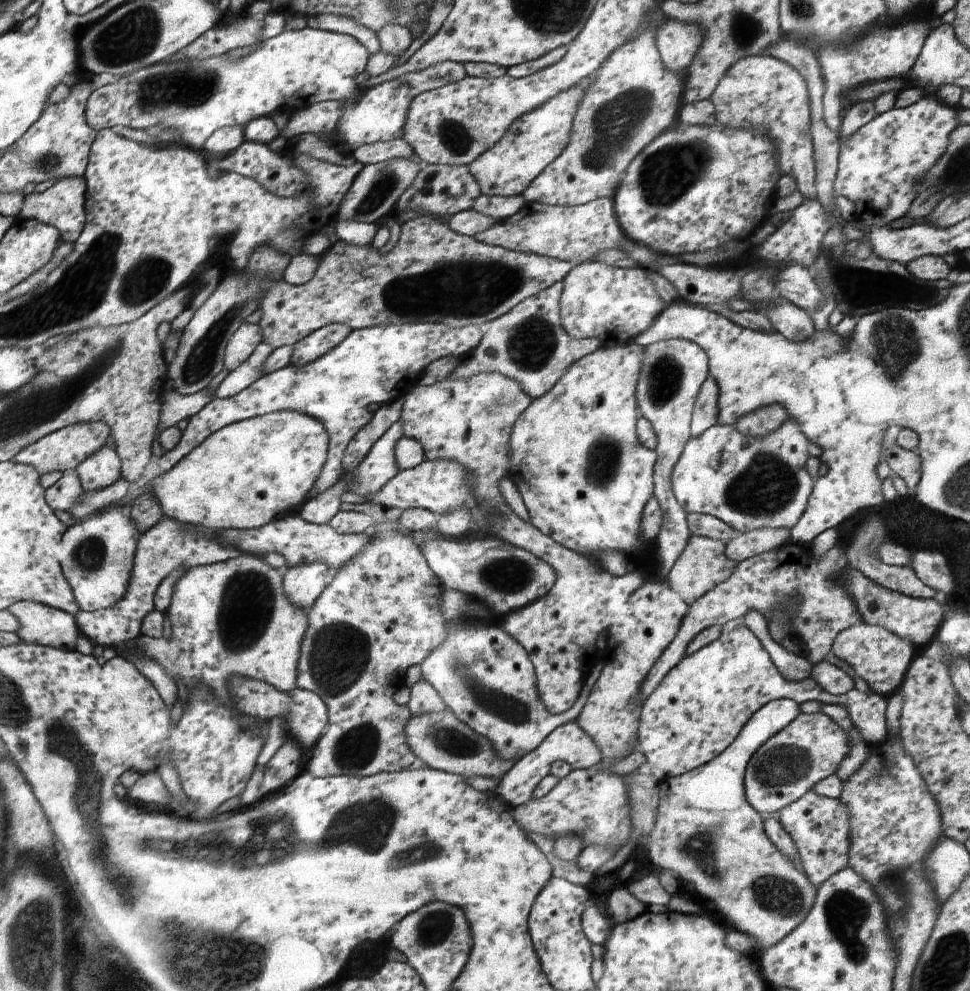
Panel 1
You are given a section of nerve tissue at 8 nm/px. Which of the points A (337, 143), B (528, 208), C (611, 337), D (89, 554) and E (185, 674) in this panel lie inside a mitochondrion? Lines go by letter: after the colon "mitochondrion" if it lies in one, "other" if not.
A: other
B: other
C: other
D: mitochondrion
E: other

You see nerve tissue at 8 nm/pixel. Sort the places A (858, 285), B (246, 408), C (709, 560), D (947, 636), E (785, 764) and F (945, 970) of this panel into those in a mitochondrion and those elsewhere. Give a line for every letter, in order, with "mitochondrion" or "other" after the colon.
A: mitochondrion
B: other
C: other
D: other
E: mitochondrion
F: mitochondrion

